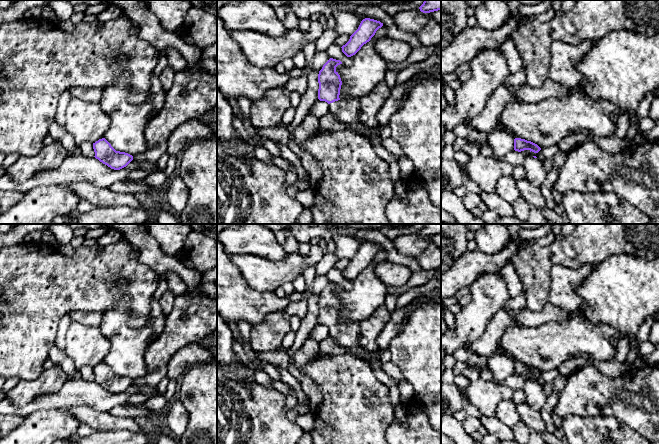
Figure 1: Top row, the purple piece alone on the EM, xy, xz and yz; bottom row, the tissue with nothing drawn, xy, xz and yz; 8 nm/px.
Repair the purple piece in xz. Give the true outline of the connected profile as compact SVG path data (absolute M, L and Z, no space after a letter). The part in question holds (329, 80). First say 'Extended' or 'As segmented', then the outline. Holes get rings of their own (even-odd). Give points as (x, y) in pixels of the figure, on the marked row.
Extended. M330 58L319 71L318 99L329 104L329 112L336 119L369 137L374 128L359 121L359 100L356 98L341 100L339 98L342 81L336 67L340 64L342 64L340 60Z

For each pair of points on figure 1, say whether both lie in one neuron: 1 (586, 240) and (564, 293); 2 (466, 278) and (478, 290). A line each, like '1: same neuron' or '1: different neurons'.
1: different neurons
2: different neurons

